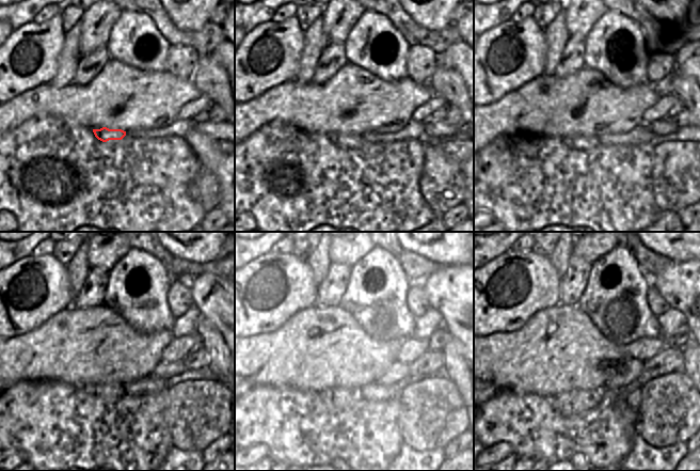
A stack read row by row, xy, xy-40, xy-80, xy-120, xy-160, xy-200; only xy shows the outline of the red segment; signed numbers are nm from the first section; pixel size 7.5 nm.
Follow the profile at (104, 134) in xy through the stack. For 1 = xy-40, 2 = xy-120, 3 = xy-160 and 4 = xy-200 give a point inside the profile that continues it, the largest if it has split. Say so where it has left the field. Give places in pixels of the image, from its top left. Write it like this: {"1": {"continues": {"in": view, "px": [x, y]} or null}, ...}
{"1": {"continues": {"in": "xy-40", "px": [343, 140]}}, "2": {"continues": {"in": "xy-120", "px": [113, 392]}}, "3": {"continues": {"in": "xy-160", "px": [335, 399]}}, "4": {"continues": {"in": "xy-200", "px": [567, 404]}}}

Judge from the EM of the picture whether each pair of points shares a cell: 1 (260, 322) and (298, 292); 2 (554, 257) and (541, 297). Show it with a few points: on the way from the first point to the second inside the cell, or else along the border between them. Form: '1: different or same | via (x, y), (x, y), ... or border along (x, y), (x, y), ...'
1: same | via (270, 312), (288, 299)
2: different | border along (546, 257), (560, 278)

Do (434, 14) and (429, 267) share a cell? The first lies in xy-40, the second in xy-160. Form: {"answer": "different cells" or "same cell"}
{"answer": "different cells"}

